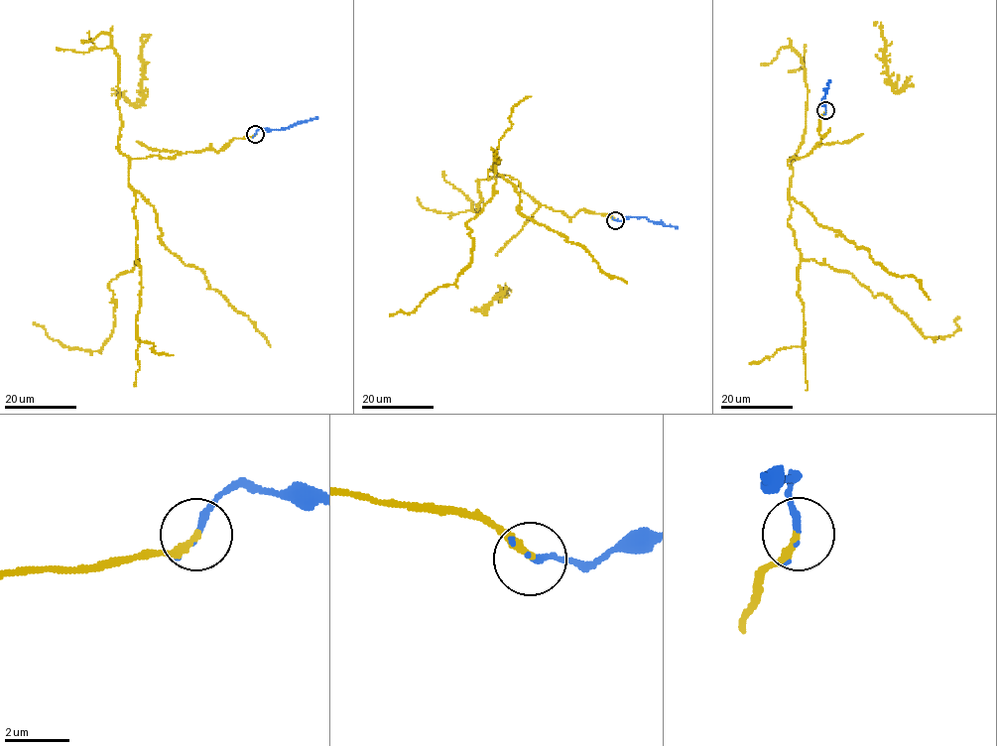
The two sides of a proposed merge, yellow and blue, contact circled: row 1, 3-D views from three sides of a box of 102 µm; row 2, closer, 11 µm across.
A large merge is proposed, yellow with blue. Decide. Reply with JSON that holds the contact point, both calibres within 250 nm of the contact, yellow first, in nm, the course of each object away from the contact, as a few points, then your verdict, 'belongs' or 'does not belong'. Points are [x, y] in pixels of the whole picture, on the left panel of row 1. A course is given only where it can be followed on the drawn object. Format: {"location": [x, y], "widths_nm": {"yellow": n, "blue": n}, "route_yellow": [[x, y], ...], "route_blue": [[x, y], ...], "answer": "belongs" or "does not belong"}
{"location": [255, 134], "widths_nm": {"yellow": 240, "blue": 220}, "route_yellow": [[255, 134], [216, 152], [129, 162], [137, 257], [109, 284], [114, 331], [100, 350], [64, 347], [33, 322]], "route_blue": [[255, 134], [259, 129], [285, 129], [317, 117]], "answer": "belongs"}

